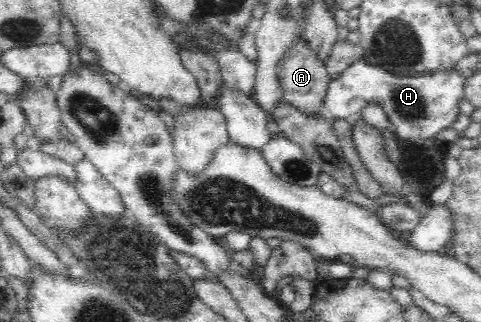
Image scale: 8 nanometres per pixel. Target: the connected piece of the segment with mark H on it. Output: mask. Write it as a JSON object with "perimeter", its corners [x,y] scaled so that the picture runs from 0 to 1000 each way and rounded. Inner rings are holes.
{"perimeter":[[[748,186],[688,248],[676,301],[674,342],[692,379],[726,373],[767,326],[788,326],[811,366],[813,404],[836,438],[886,435],[933,394],[944,394],[958,354],[956,317],[967,307],[967,242],[948,211],[911,217],[902,230],[844,233],[813,230],[790,205]]]}

